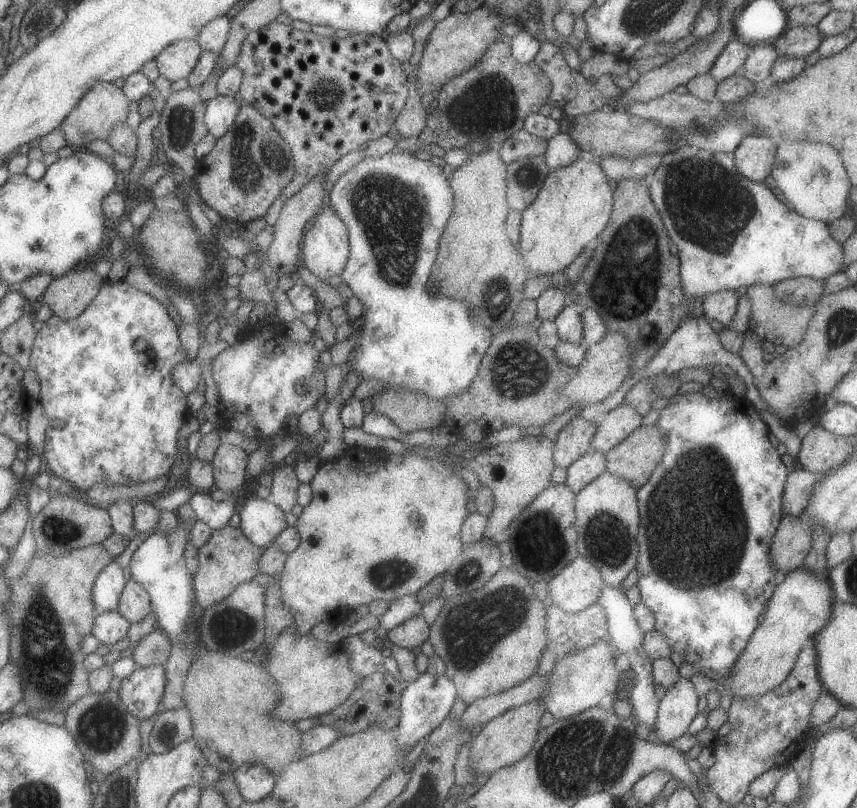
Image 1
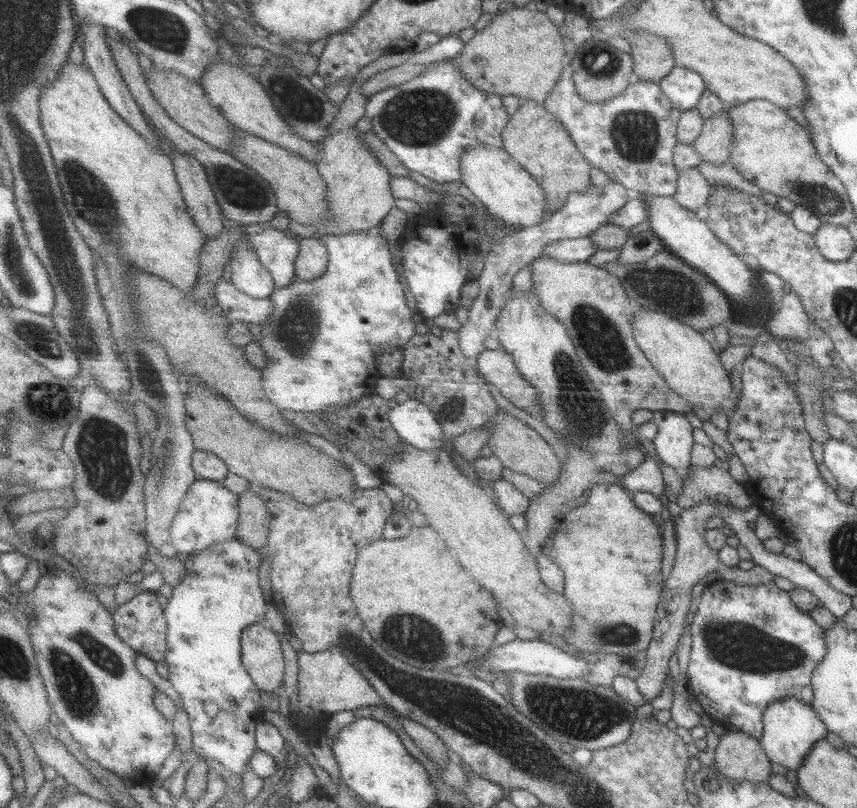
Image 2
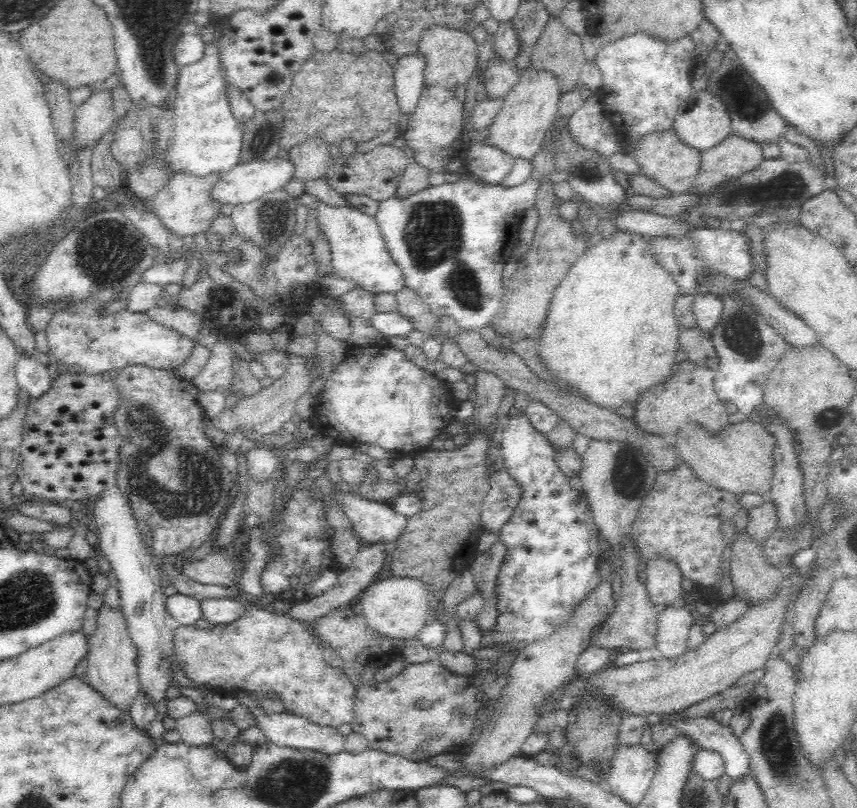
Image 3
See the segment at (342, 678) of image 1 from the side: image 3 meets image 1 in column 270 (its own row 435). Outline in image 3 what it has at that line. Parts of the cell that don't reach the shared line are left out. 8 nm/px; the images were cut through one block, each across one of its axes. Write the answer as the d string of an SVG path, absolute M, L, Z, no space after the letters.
M686 359L683 362L676 364L674 371L668 375L664 381L657 385L652 385L647 388L636 403L636 420L635 424L640 426L640 429L647 434L658 435L662 438L668 438L672 442L671 437L673 432L682 423L688 421L696 421L698 425L702 425L712 433L718 433L720 430L724 430L728 422L728 410L726 410L726 403L720 399L720 396L716 394L714 388L714 380L716 376L716 370L708 367L708 365L698 365L690 359Z

